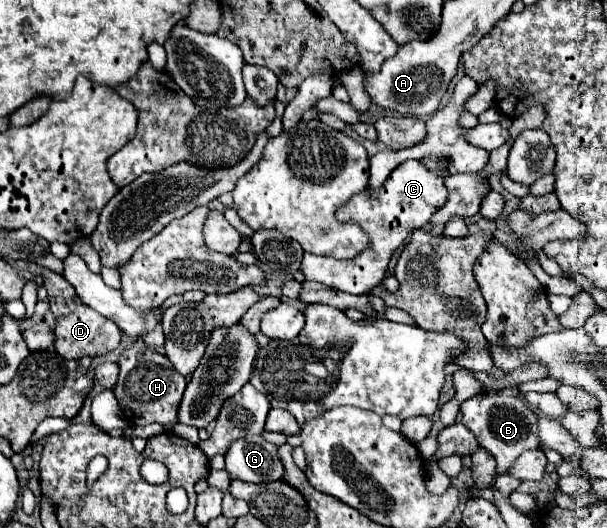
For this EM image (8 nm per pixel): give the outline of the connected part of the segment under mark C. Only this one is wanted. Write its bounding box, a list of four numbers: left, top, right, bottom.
[300,161,446,295]

